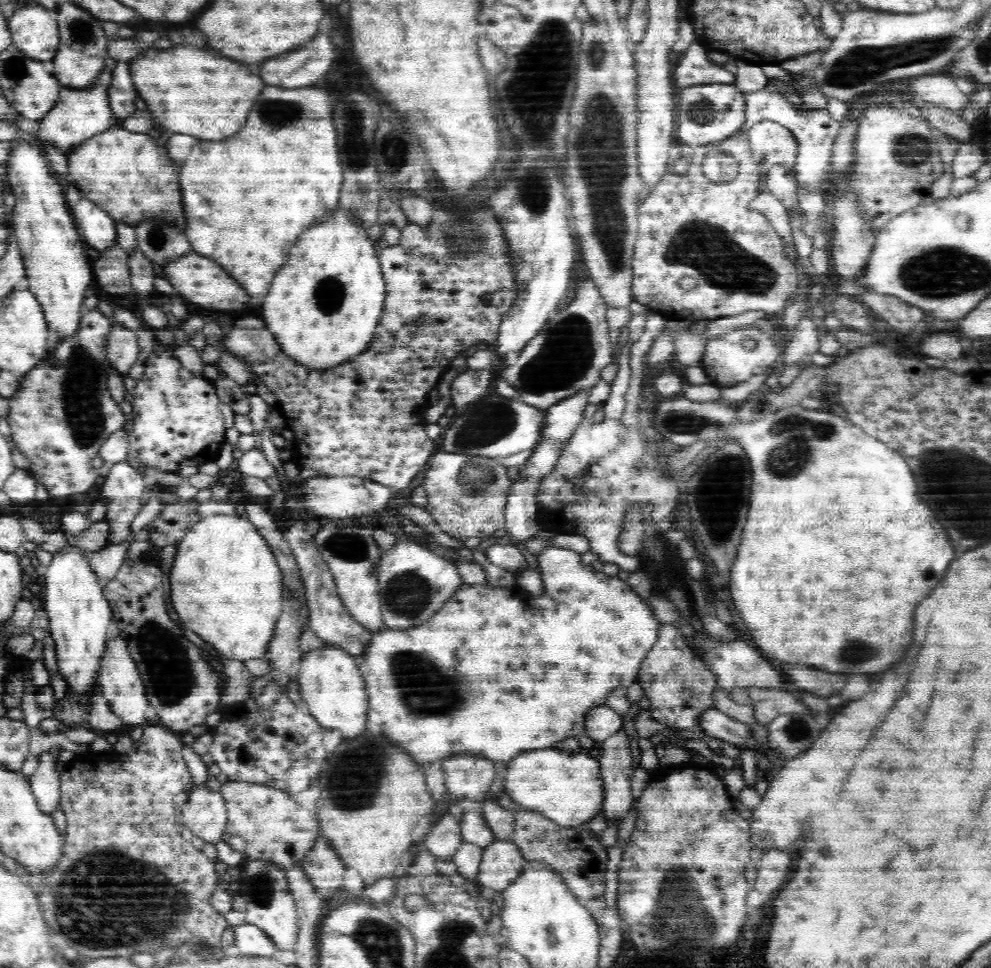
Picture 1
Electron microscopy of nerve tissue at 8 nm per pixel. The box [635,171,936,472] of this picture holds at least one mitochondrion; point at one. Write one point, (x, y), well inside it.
(712, 252)

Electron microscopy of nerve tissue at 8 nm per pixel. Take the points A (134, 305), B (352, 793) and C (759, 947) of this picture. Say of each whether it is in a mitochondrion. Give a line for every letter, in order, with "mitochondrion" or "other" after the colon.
A: other
B: mitochondrion
C: other

